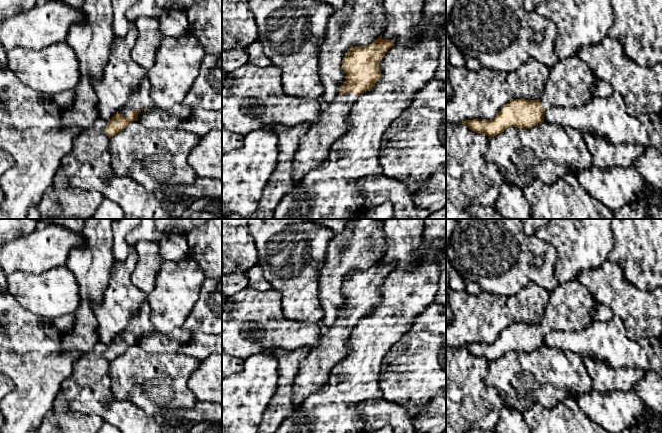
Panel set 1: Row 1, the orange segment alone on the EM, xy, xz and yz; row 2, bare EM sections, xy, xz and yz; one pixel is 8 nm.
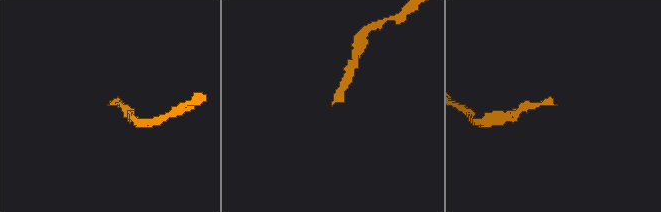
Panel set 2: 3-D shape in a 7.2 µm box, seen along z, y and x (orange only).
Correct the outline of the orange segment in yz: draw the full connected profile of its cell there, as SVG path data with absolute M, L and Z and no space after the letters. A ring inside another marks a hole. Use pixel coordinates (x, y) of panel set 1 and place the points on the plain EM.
M578 280L569 281L560 284L552 293L547 307L544 311L543 318L538 324L516 323L512 324L500 334L500 336L491 344L465 344L460 348L466 349L471 355L487 359L489 362L501 358L509 351L518 351L530 353L544 345L545 334L550 331L580 331L593 322L593 311L597 302L590 291Z

